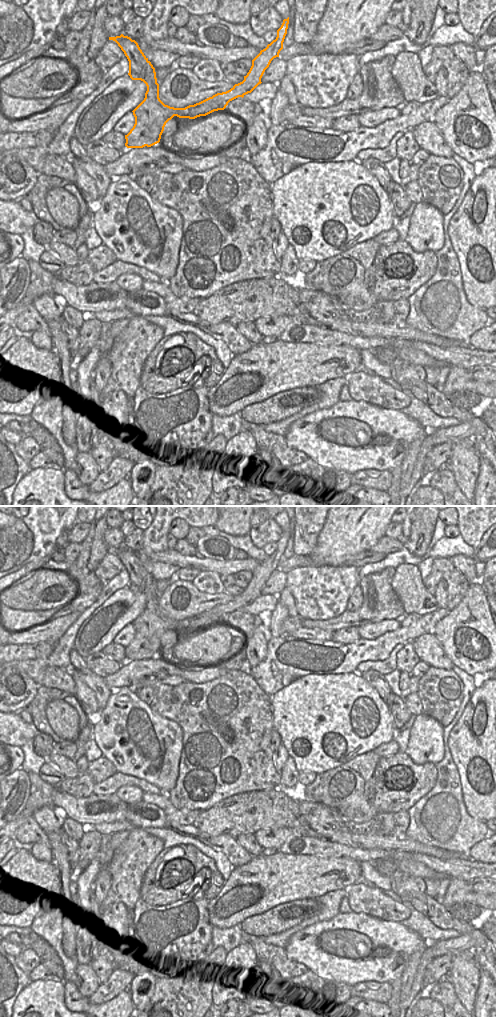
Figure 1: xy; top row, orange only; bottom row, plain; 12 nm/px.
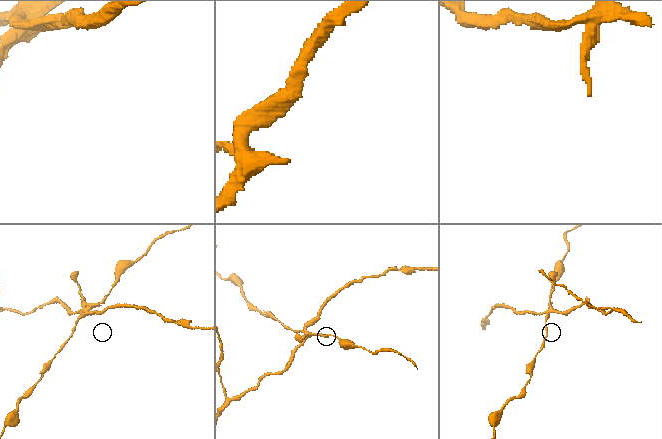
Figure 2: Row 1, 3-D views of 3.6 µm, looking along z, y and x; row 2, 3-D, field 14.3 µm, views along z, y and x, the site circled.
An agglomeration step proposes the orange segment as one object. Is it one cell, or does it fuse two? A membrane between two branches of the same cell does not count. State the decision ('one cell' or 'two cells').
two cells

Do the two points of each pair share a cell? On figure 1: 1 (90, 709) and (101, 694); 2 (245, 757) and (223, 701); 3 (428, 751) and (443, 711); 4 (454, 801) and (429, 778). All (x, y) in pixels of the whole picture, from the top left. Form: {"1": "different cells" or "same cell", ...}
{"1": "different cells", "2": "same cell", "3": "different cells", "4": "different cells"}

